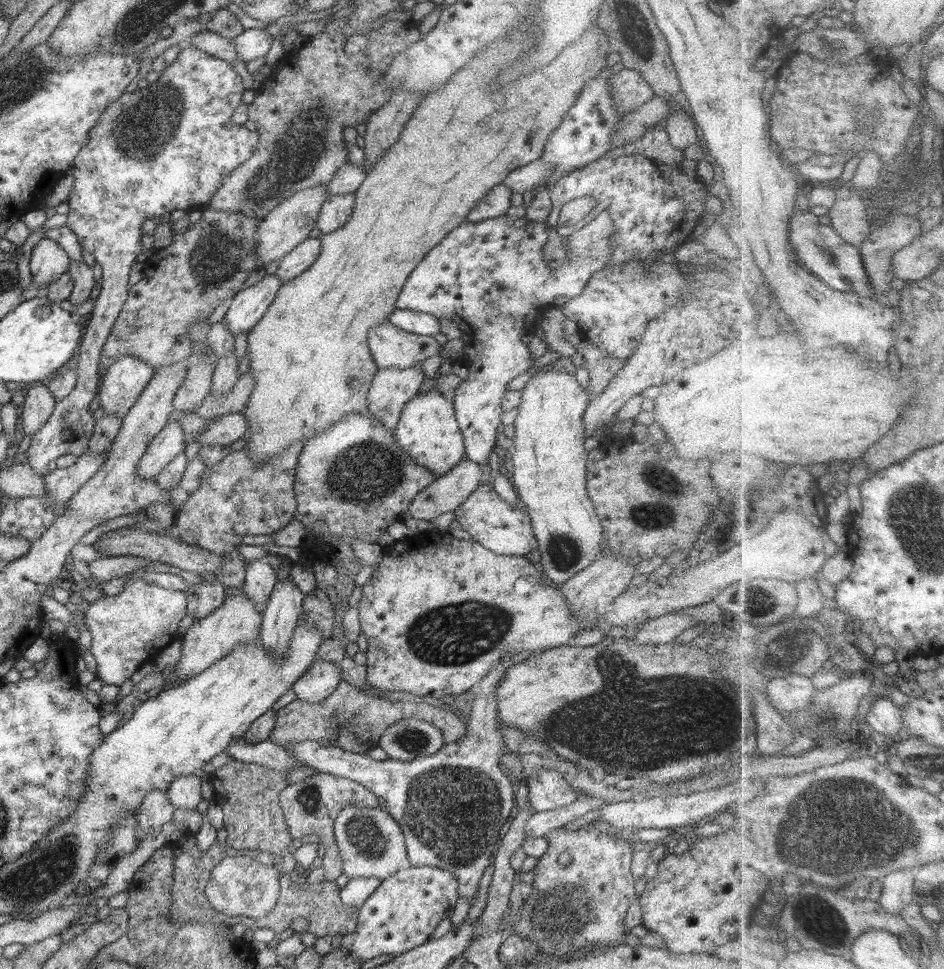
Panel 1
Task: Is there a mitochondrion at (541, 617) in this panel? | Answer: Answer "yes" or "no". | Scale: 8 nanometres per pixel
no

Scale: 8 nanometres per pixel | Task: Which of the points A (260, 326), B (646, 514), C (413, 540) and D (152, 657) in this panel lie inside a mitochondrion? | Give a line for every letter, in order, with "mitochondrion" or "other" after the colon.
A: other
B: mitochondrion
C: other
D: other

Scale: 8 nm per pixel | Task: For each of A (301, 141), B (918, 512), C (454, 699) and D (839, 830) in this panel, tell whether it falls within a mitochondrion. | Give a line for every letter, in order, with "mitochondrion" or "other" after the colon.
A: mitochondrion
B: mitochondrion
C: other
D: mitochondrion

